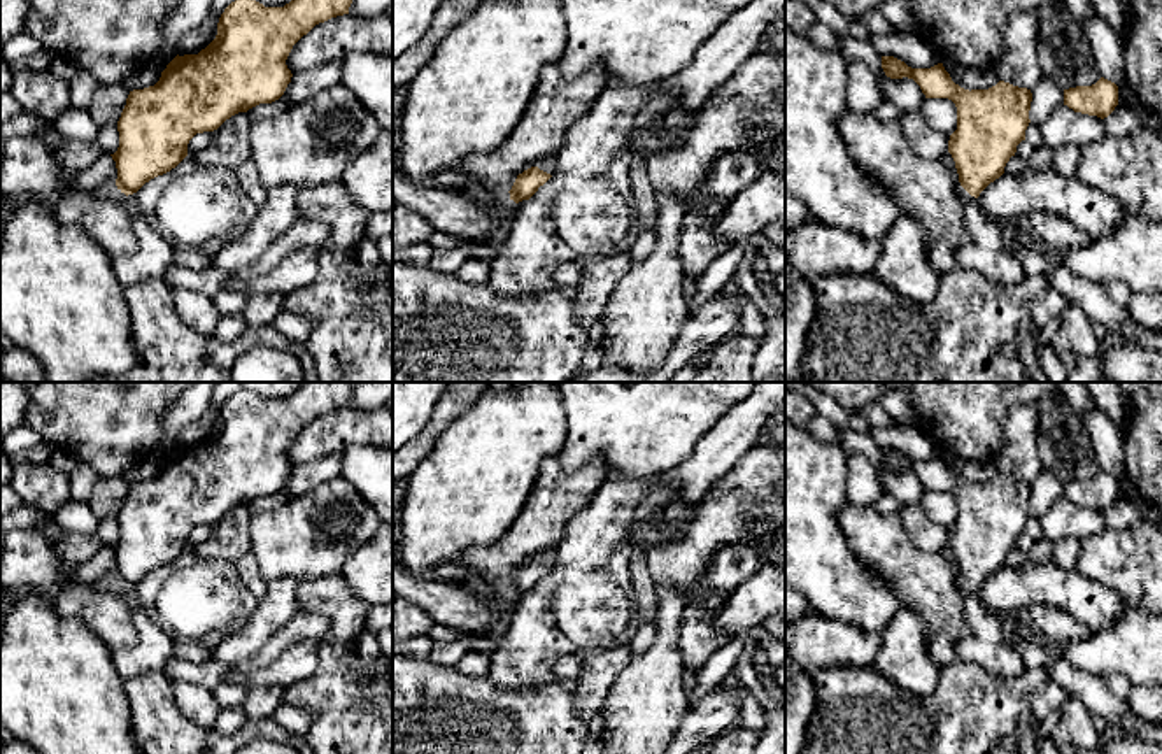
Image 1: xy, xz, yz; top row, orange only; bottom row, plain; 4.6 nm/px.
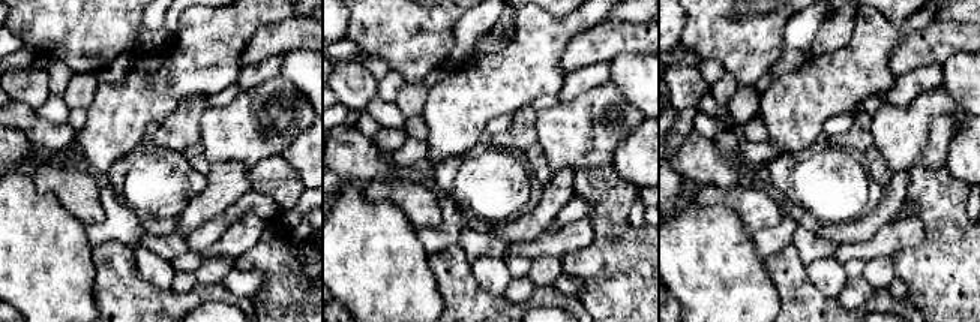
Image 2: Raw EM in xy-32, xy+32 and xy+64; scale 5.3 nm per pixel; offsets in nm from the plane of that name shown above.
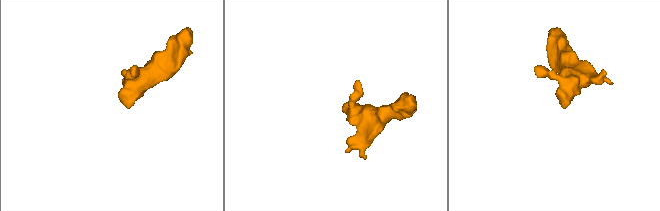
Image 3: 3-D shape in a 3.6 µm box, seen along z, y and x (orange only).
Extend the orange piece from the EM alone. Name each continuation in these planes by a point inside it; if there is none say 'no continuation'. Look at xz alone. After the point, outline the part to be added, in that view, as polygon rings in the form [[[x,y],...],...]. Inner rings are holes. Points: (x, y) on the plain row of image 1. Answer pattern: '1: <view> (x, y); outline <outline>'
1: xz (547, 556); outline [[[550,547],[542,551],[536,559],[552,568],[556,565],[556,549]]]

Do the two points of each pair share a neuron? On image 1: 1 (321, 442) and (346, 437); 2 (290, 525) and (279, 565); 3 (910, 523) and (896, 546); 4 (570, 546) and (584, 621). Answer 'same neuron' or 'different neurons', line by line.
1: same neuron
2: same neuron
3: different neurons
4: same neuron

